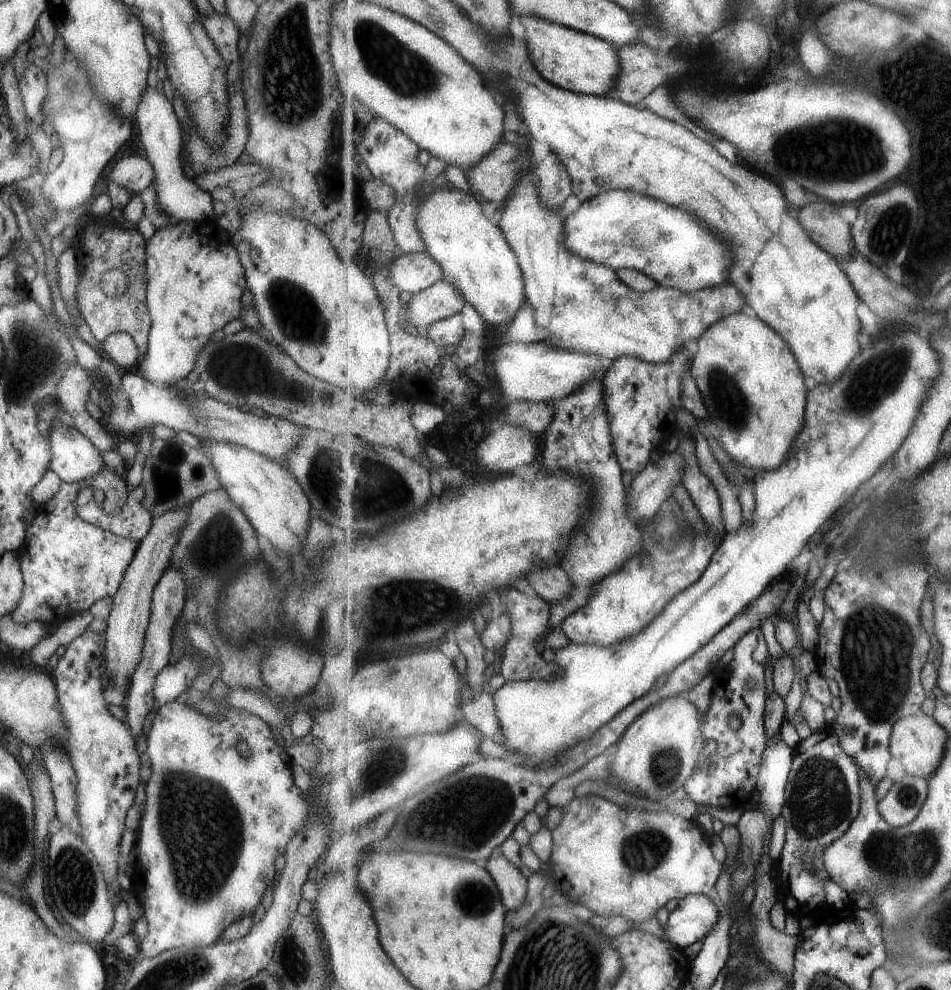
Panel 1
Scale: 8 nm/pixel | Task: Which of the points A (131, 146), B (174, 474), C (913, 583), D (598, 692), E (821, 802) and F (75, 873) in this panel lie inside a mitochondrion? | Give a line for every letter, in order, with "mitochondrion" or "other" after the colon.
A: other
B: mitochondrion
C: other
D: other
E: mitochondrion
F: mitochondrion

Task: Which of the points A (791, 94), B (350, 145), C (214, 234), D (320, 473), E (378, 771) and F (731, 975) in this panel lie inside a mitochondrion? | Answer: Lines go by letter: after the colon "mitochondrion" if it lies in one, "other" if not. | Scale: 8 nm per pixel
A: other
B: other
C: other
D: mitochondrion
E: mitochondrion
F: other

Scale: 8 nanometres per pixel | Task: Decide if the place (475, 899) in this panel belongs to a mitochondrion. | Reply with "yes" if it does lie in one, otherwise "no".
yes

